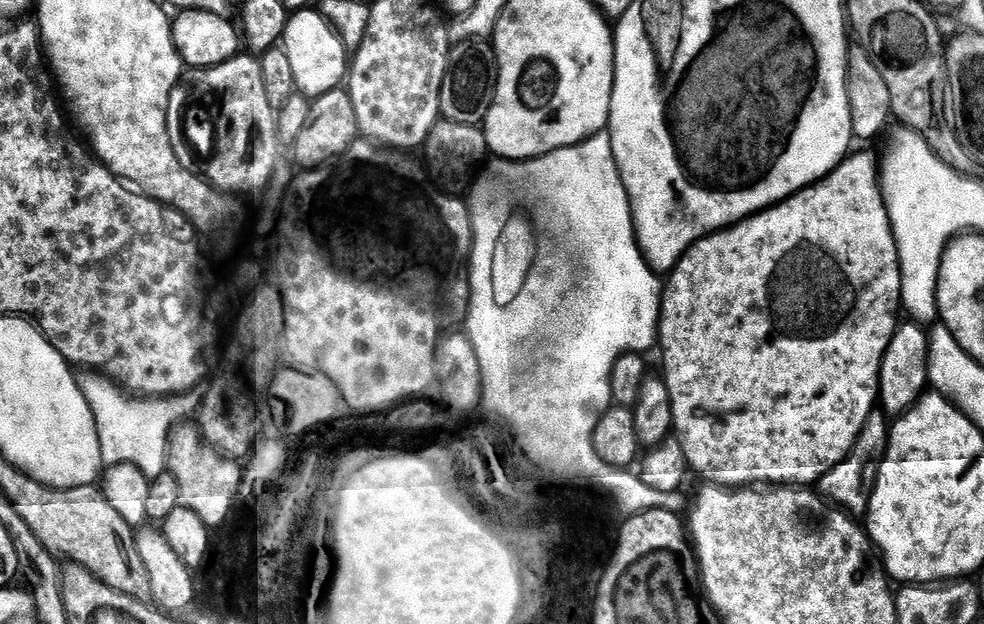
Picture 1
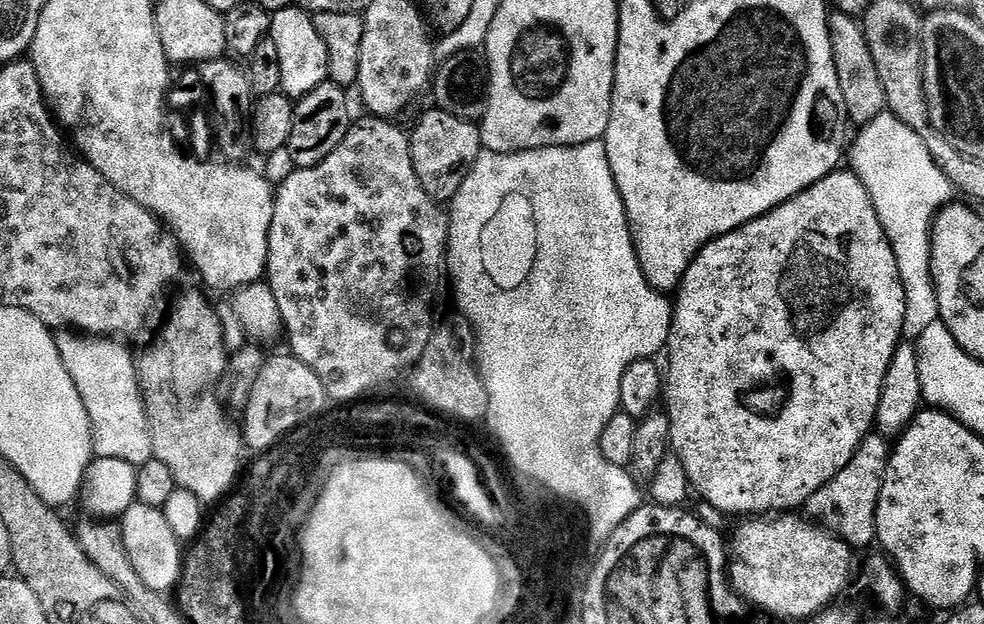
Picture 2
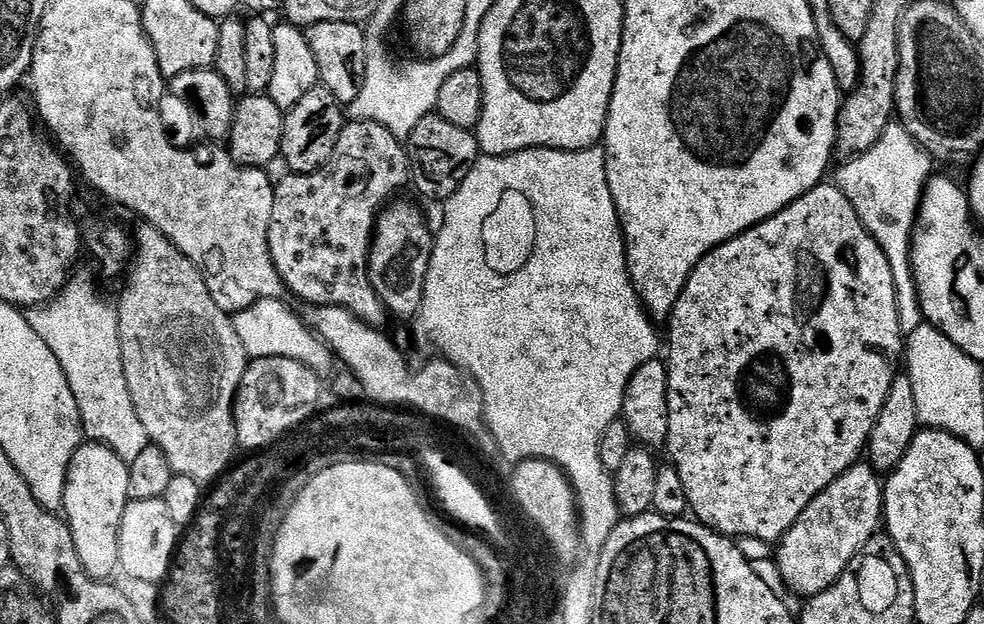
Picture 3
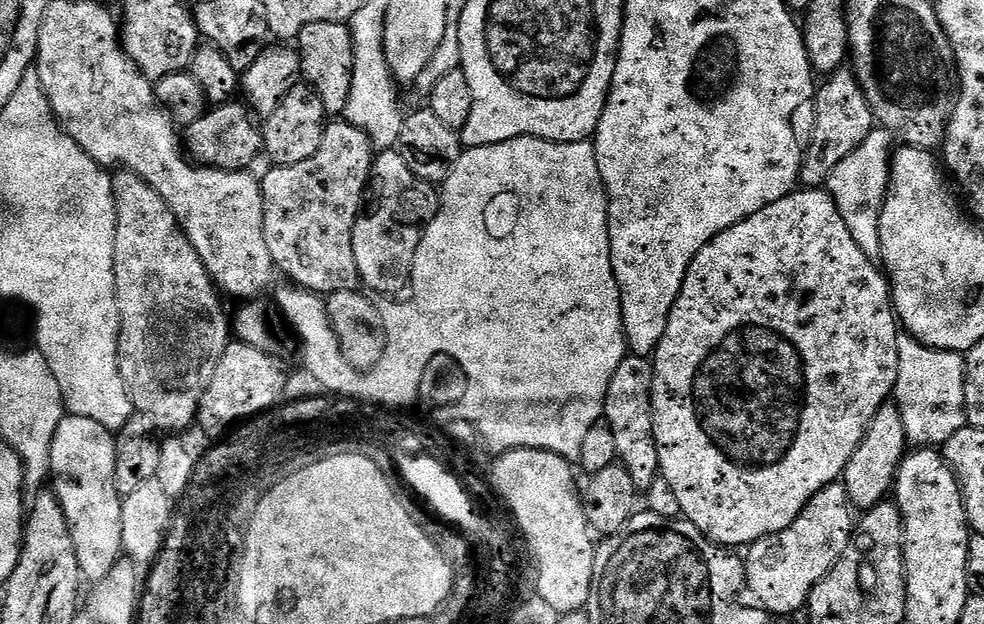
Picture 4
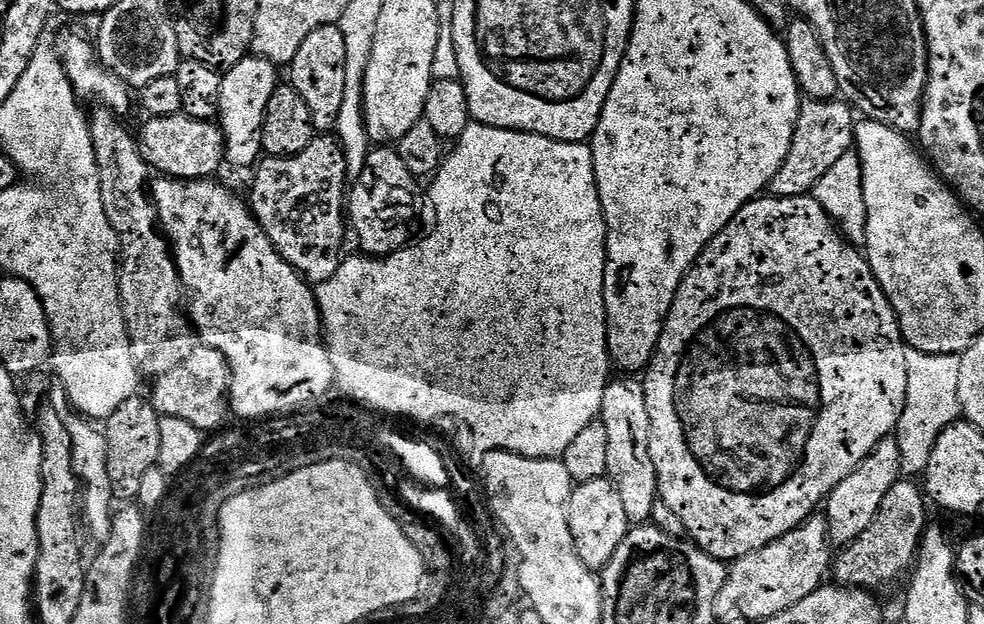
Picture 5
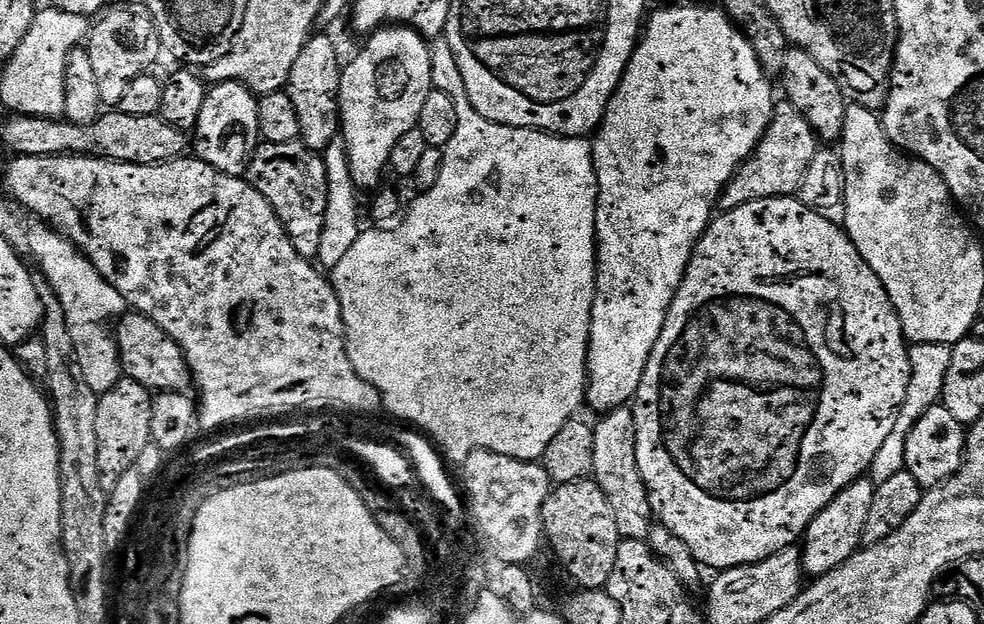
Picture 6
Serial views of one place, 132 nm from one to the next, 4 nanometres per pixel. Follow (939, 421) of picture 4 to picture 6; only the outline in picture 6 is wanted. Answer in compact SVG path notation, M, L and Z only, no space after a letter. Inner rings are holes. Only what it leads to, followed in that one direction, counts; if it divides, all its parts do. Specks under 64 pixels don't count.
M912 344L909 347L910 386L906 390L906 402L902 402L894 430L890 430L886 442L882 442L882 450L878 450L878 454L874 458L870 469L870 479L873 484L886 482L890 478L894 478L894 474L904 471L908 435L928 410L941 403L946 382L946 370L950 370L951 357L952 349L946 344Z

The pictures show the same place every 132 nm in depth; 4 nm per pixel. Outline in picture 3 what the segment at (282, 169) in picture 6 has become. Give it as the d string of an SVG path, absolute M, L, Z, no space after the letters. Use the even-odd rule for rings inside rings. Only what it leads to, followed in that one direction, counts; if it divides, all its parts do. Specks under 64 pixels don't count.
M353 119L351 122L345 123L344 128L340 131L340 137L336 143L336 155L332 159L325 162L320 168L314 169L312 172L302 172L299 174L288 174L284 181L275 185L276 193L274 194L274 210L270 214L270 226L268 227L268 245L270 246L270 254L274 266L278 270L278 274L284 279L289 293L296 288L300 288L299 299L304 302L328 302L333 299L333 285L337 283L338 275L336 272L344 272L347 268L363 269L368 263L368 251L372 244L373 229L376 226L377 215L382 206L386 205L397 195L395 193L405 183L410 180L410 169L408 167L408 153L405 145L398 137L395 137L386 125L380 124L378 121Z

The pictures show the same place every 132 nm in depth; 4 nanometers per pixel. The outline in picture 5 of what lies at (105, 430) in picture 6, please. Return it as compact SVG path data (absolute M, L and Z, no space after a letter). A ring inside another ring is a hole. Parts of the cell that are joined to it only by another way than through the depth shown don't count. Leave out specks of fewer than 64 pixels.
M134 395L122 402L122 406L118 406L106 422L110 490L113 497L121 502L137 499L142 478L148 470L158 465L158 446L162 446L158 431L161 415L151 402L140 399L139 395Z

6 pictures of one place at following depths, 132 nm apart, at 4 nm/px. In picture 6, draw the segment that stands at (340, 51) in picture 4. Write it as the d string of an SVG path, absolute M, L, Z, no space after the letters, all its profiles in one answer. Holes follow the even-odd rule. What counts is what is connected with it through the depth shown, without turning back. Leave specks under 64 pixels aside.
M313 35L306 42L294 70L290 70L286 89L294 110L298 113L298 122L302 125L299 143L311 152L325 153L327 148L340 135L340 73L342 59L336 44L328 36Z

